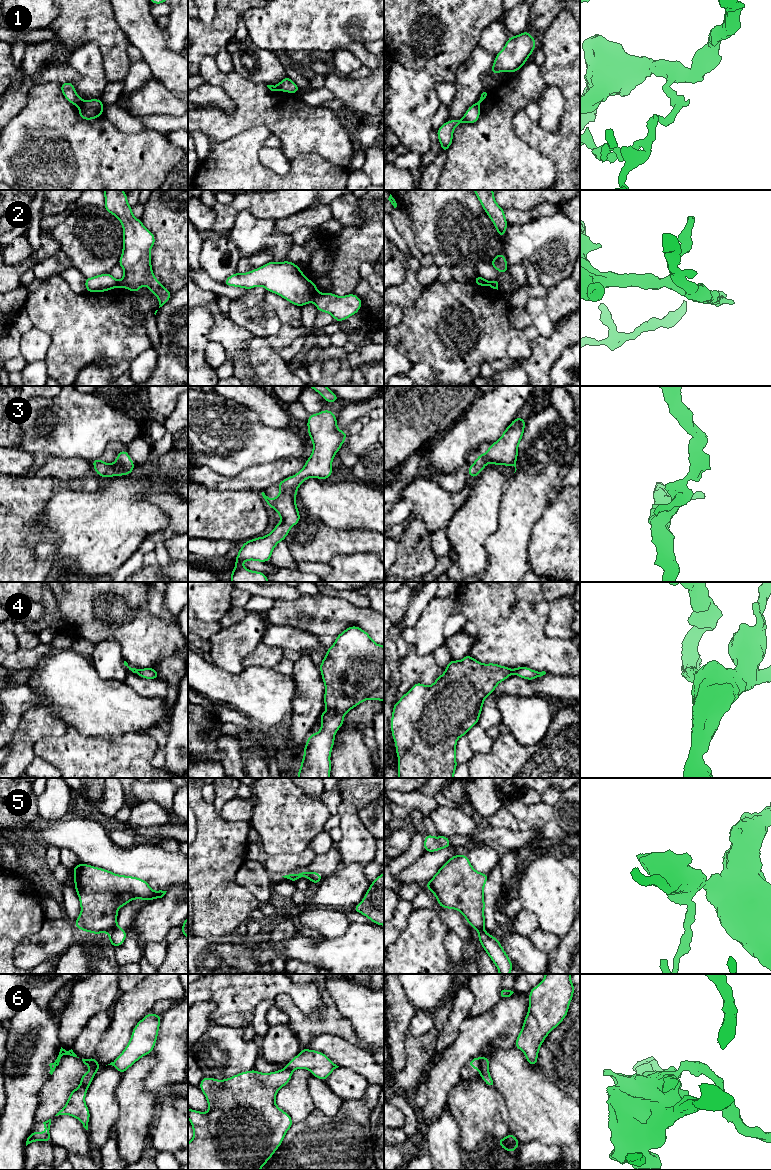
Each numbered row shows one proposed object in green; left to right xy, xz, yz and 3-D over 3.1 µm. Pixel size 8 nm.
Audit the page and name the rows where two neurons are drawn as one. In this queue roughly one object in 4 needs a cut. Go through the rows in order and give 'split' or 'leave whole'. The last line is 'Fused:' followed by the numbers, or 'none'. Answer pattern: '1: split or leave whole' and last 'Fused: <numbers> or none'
1: split
2: split
3: leave whole
4: leave whole
5: split
6: split
Fused: 1, 2, 5, 6

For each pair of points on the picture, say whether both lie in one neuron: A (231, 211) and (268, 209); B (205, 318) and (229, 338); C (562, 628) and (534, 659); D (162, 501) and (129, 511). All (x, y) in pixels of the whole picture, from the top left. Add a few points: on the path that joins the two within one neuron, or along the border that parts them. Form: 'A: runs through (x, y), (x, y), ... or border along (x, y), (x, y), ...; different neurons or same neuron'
A: runs through (240, 204), (259, 204); same neuron
B: border along (201, 305), (210, 311), (213, 318), (208, 341); different neurons
C: border along (548, 614), (545, 633), (569, 641); different neurons
D: border along (154, 486), (144, 496), (166, 516), (166, 524); different neurons

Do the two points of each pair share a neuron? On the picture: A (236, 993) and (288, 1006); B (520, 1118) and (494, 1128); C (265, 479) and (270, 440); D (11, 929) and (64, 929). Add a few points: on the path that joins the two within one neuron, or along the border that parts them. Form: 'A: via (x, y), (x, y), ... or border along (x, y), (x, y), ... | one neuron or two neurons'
A: border along (279, 994), (273, 1001) | two neurons
B: border along (503, 1099), (509, 1114), (509, 1131) | two neurons
C: border along (289, 456), (265, 464), (252, 465), (244, 470) | two neurons
D: border along (45, 918), (36, 932), (26, 934), (19, 942) | two neurons

